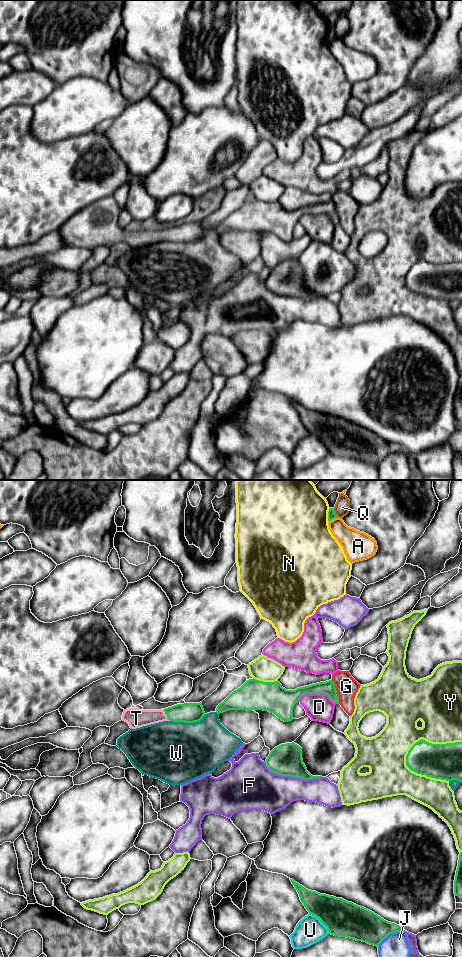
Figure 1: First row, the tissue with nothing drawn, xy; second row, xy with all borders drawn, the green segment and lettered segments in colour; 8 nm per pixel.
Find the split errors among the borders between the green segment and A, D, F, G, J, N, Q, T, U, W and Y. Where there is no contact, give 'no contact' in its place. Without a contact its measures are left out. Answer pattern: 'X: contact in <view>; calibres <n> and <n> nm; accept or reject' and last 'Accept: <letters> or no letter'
A: contact in xy; calibres 60 and 190 nm; reject
D: contact in xy; calibres 150 and 220 nm; reject
F: contact in xy; calibres 260 and 320 nm; reject
G: contact in xy; calibres 110 and 180 nm; reject
J: contact in xy; calibres 260 and 260 nm; reject
N: contact in xy; calibres 60 and 500 nm; reject
Q: contact in xy; calibres 60 and 130 nm; reject
T: contact in xy; calibres 160 and 150 nm; accept
U: contact in xy; calibres 280 and 220 nm; reject
W: contact in xy; calibres 160 and 480 nm; reject
Y: contact in xy; calibres 280 and 320 nm; reject
Accept: T

